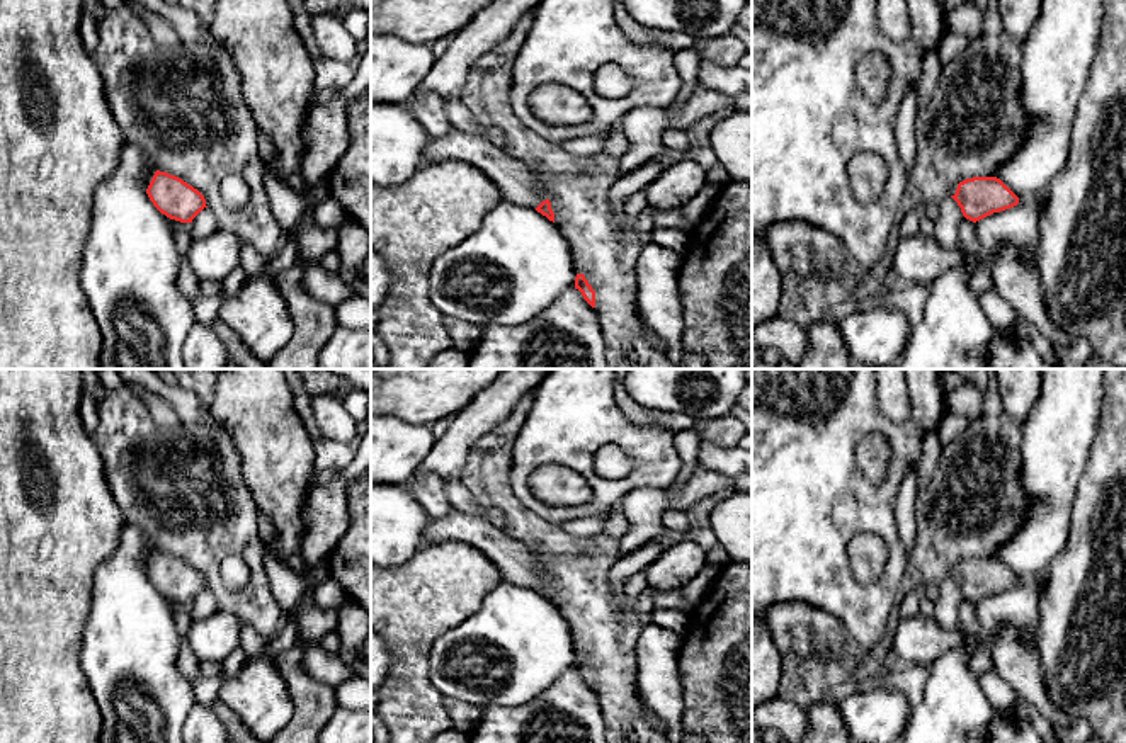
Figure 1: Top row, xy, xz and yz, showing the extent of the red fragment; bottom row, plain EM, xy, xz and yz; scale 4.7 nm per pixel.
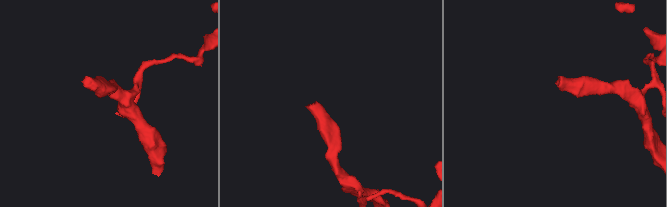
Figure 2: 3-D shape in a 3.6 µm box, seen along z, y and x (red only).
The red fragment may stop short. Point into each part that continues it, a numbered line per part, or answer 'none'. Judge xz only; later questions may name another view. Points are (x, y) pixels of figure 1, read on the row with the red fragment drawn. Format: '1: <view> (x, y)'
1: xz (514, 181)

